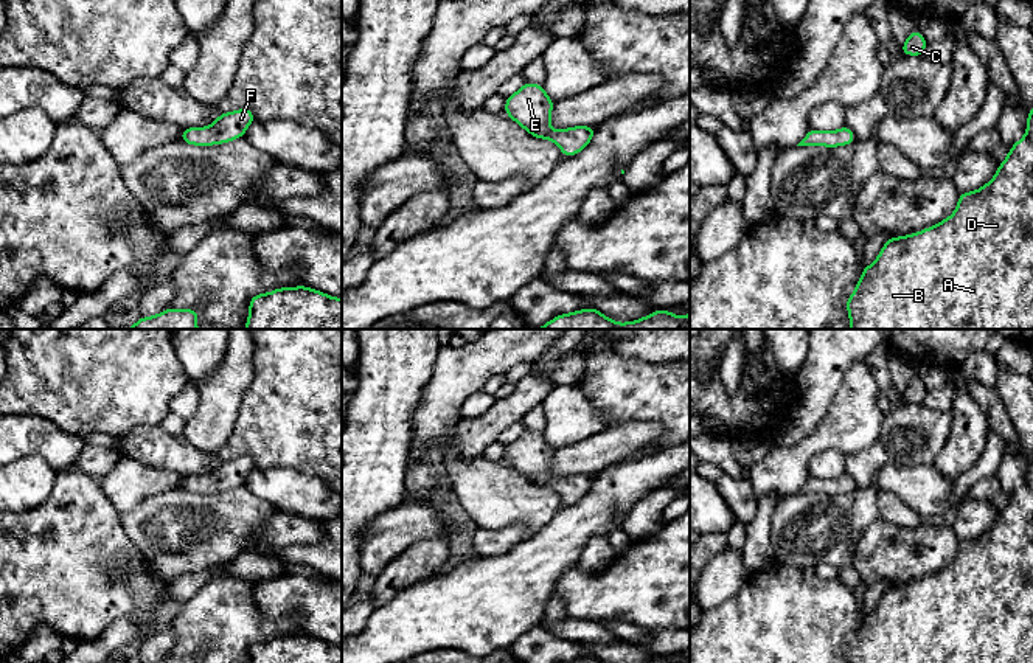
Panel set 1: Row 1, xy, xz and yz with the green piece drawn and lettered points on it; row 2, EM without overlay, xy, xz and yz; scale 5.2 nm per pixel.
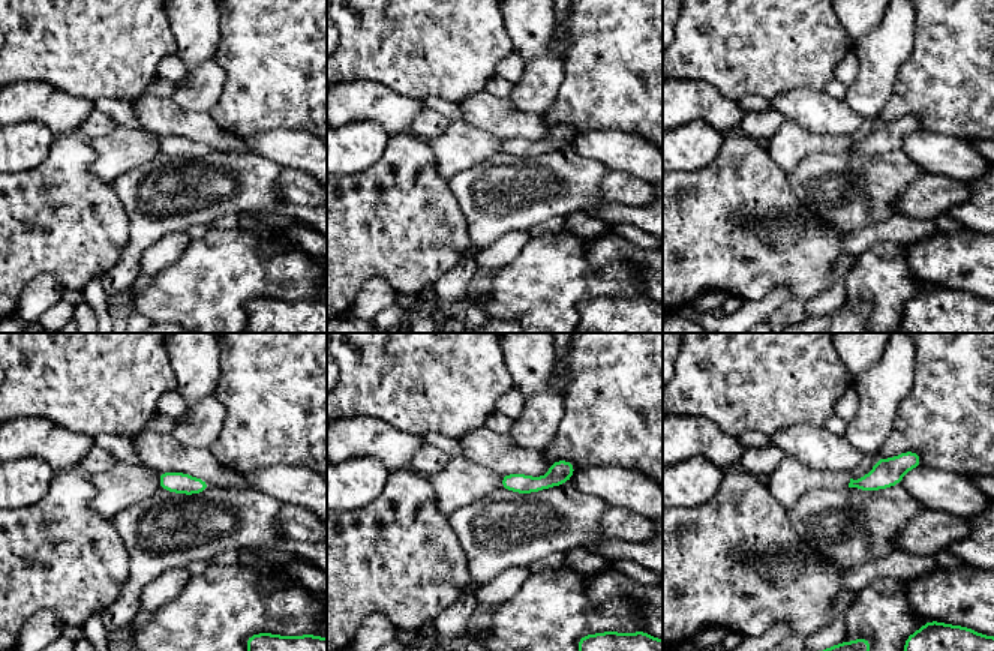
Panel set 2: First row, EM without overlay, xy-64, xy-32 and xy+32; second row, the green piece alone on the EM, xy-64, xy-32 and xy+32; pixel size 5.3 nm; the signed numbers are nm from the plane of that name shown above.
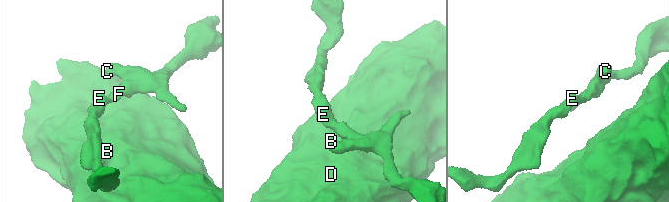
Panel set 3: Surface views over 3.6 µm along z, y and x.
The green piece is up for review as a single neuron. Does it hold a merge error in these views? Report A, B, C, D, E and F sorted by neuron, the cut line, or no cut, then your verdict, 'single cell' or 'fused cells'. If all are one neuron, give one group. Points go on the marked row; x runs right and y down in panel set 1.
A B C D E F; no cut; single cell

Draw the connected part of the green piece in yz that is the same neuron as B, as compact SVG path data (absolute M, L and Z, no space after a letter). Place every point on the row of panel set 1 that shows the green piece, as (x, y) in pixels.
M1033 109L1027 113L1027 132L1016 141L994 177L982 188L958 194L955 211L921 231L889 238L875 262L862 269L859 283L845 303L848 329L1033 329Z

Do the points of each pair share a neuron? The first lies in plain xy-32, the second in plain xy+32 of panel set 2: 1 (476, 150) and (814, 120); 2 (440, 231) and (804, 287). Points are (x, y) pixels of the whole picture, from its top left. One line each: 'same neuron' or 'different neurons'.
1: different neurons
2: same neuron

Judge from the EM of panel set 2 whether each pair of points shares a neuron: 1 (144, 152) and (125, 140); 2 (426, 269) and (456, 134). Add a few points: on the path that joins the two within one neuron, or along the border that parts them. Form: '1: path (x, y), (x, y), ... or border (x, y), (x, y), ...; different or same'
1: path (140, 147), (129, 144); same
2: border (429, 146), (435, 168), (447, 180); different

